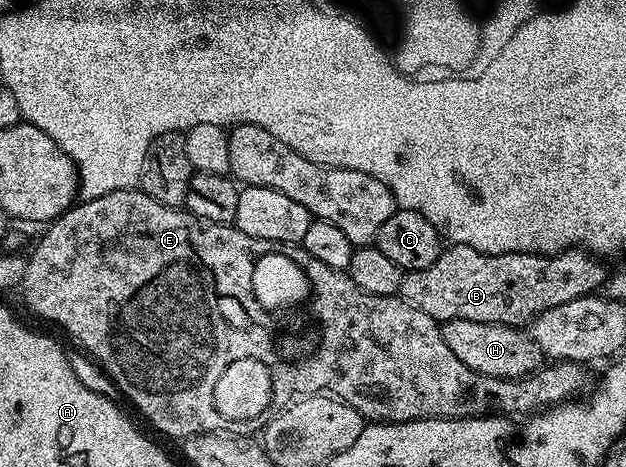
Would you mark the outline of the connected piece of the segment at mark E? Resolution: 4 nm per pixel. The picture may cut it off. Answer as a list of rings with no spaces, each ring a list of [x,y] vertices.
[[[137,187],[135,189],[123,189],[122,191],[110,191],[110,195],[98,195],[98,199],[90,199],[89,201],[81,200],[79,203],[73,204],[72,208],[67,209],[61,217],[56,218],[47,226],[48,229],[40,237],[40,242],[36,245],[36,250],[33,253],[27,254],[28,262],[26,263],[26,275],[24,276],[24,284],[22,286],[22,294],[24,293],[24,301],[41,317],[44,321],[53,321],[56,325],[61,325],[94,360],[100,361],[102,368],[108,372],[108,377],[129,397],[130,400],[136,404],[136,409],[157,429],[160,433],[165,433],[168,437],[177,437],[183,439],[185,437],[193,437],[199,433],[219,433],[225,428],[226,422],[222,415],[216,413],[214,405],[214,385],[218,382],[218,377],[222,375],[222,371],[226,370],[228,361],[232,361],[232,357],[244,357],[244,353],[252,353],[252,357],[264,357],[264,361],[268,361],[268,365],[272,365],[272,377],[276,377],[276,384],[274,385],[273,397],[280,393],[280,397],[284,397],[284,345],[272,345],[272,341],[268,341],[268,329],[272,329],[272,333],[284,333],[284,329],[304,329],[304,389],[300,389],[300,385],[296,385],[296,399],[306,397],[309,395],[335,395],[339,400],[345,401],[350,407],[354,407],[358,412],[363,415],[369,422],[372,423],[387,423],[390,421],[417,421],[423,417],[486,417],[489,415],[513,415],[512,413],[524,413],[523,415],[532,415],[537,411],[543,411],[551,406],[559,405],[562,401],[571,401],[579,398],[581,394],[589,388],[588,373],[583,364],[579,361],[557,361],[549,364],[547,367],[541,367],[532,373],[529,377],[523,378],[519,381],[499,381],[497,377],[487,377],[478,371],[474,371],[470,367],[466,367],[466,363],[462,363],[458,359],[458,355],[454,355],[454,351],[450,351],[450,347],[446,347],[446,339],[442,339],[440,334],[440,325],[430,315],[426,315],[426,311],[418,311],[418,307],[410,307],[410,303],[406,303],[398,295],[394,297],[383,297],[382,295],[370,295],[366,291],[362,291],[362,287],[358,287],[358,283],[354,283],[354,279],[348,277],[347,272],[343,269],[335,269],[334,267],[326,267],[326,263],[321,263],[319,259],[314,259],[314,255],[310,255],[303,247],[296,247],[291,250],[290,256],[304,269],[304,273],[308,276],[308,281],[311,285],[311,294],[308,297],[306,304],[303,307],[297,308],[295,311],[289,312],[289,317],[276,317],[280,315],[273,315],[269,310],[260,305],[258,299],[255,298],[254,291],[251,287],[251,276],[254,273],[254,267],[257,257],[265,252],[265,242],[254,239],[250,235],[246,235],[242,230],[233,227],[232,225],[219,225],[213,221],[201,221],[193,213],[185,211],[183,208],[174,205],[163,205],[144,192],[143,189]]]

